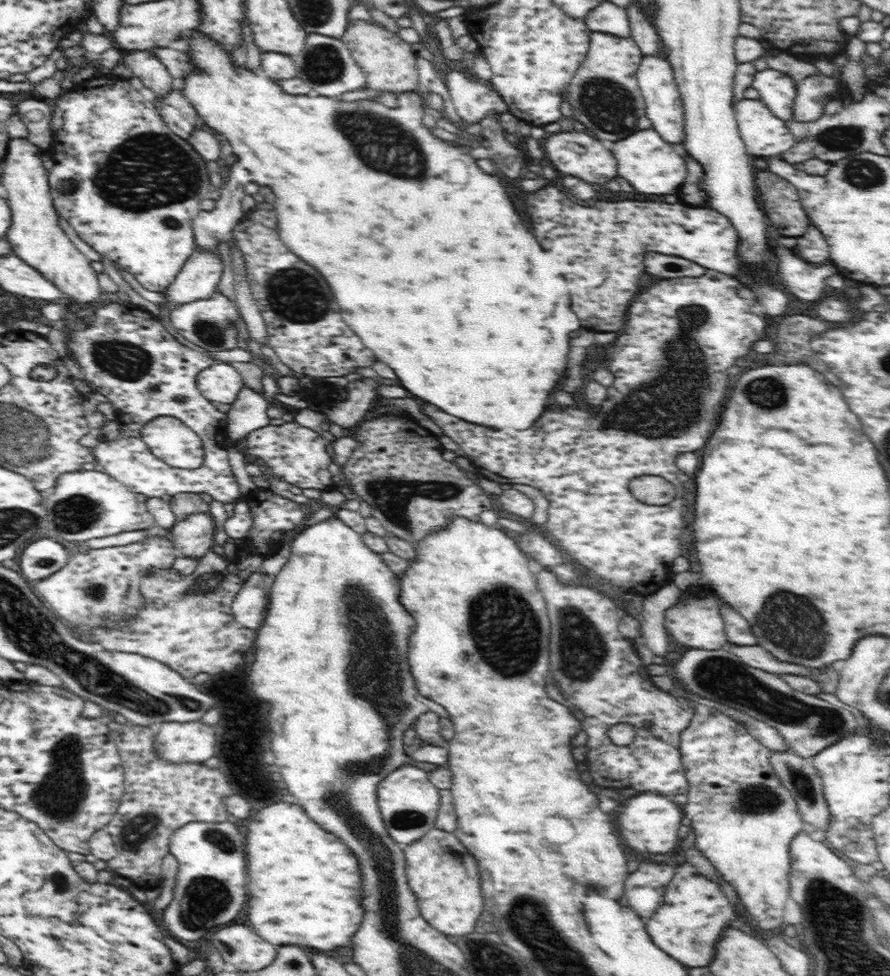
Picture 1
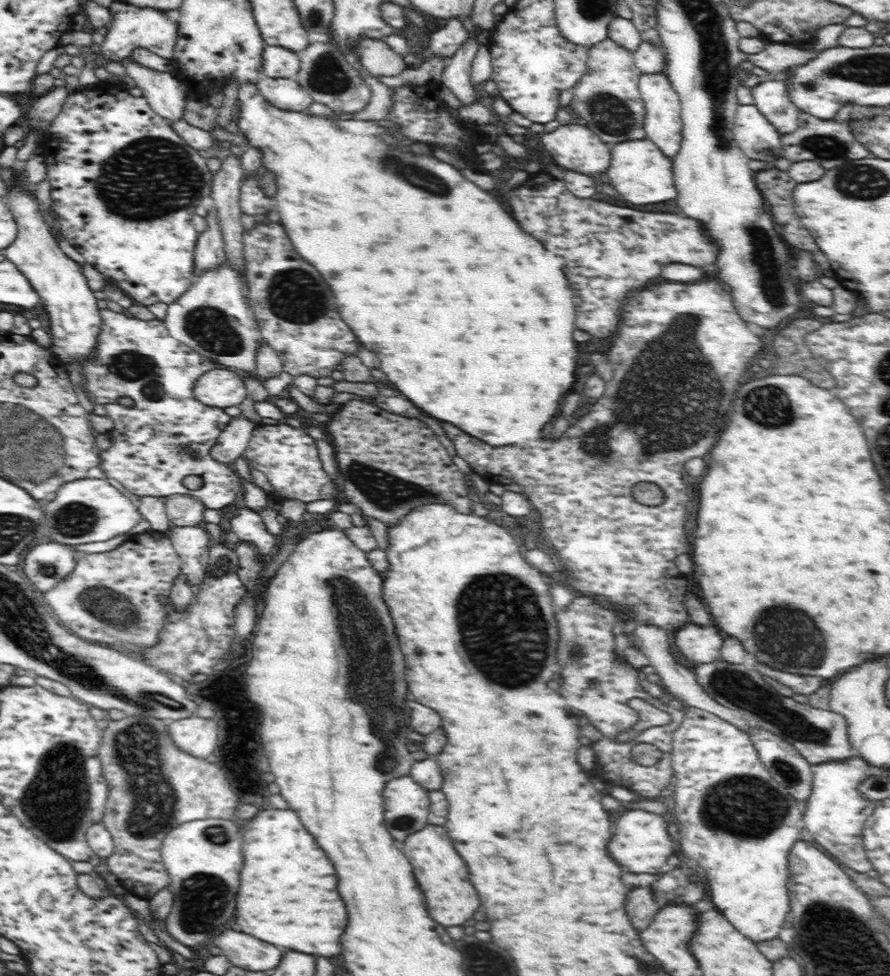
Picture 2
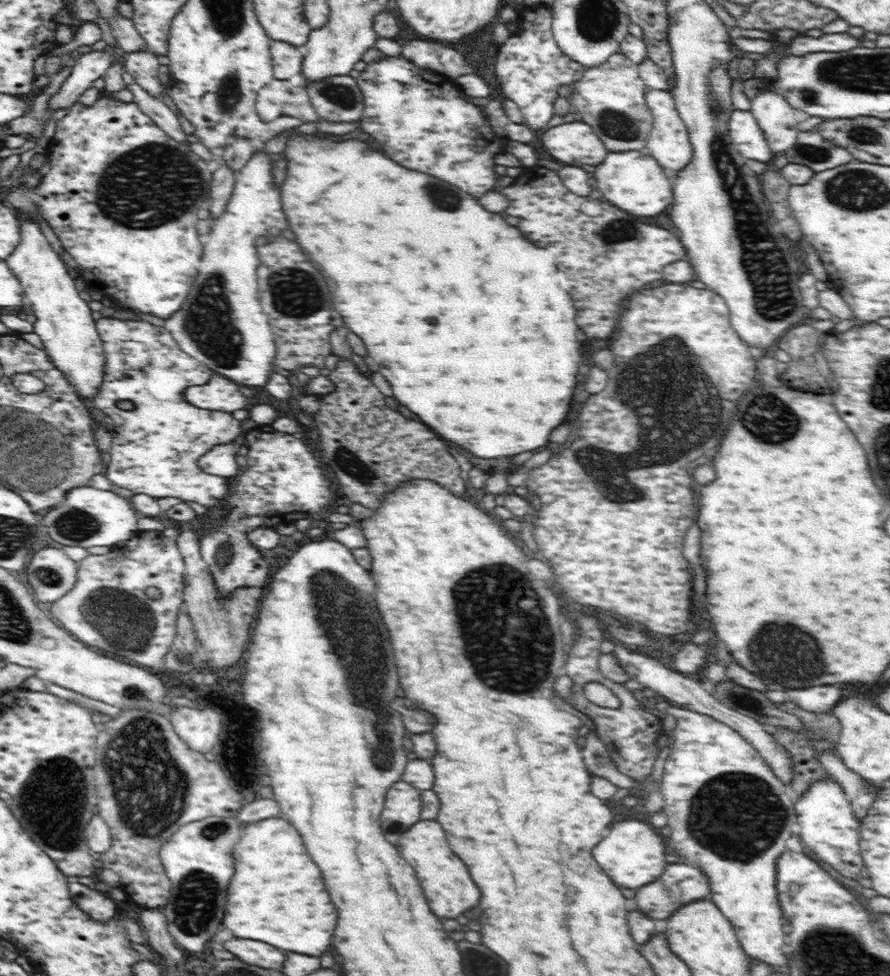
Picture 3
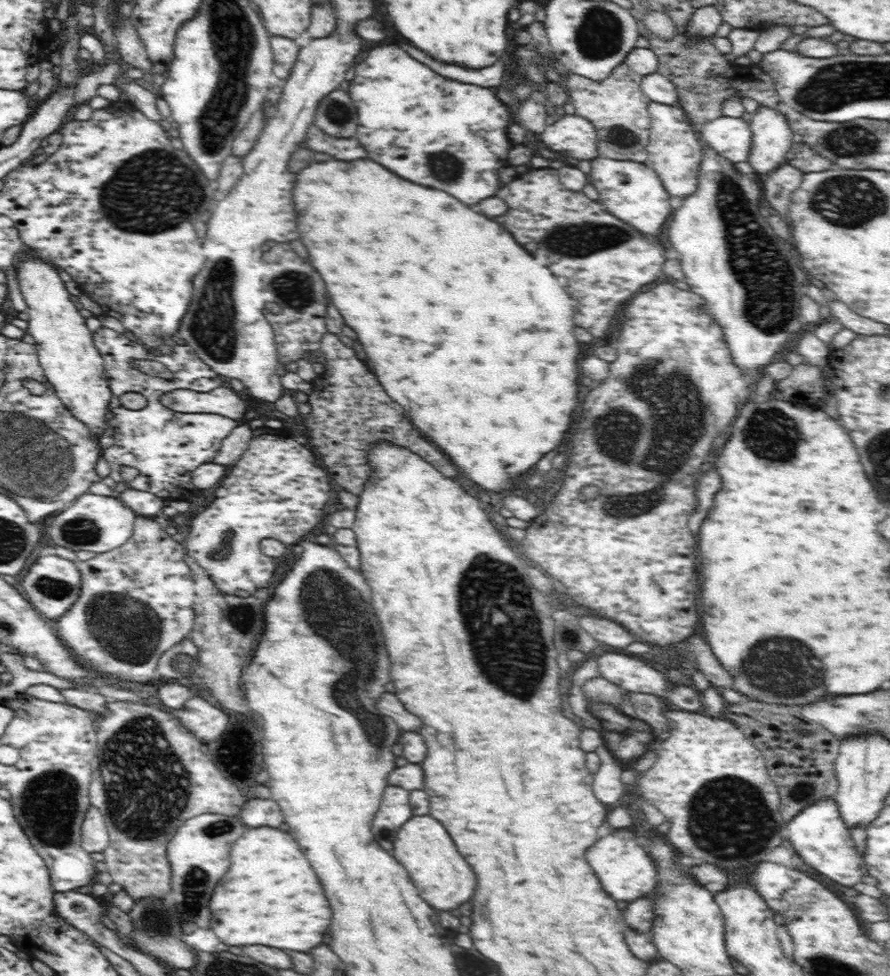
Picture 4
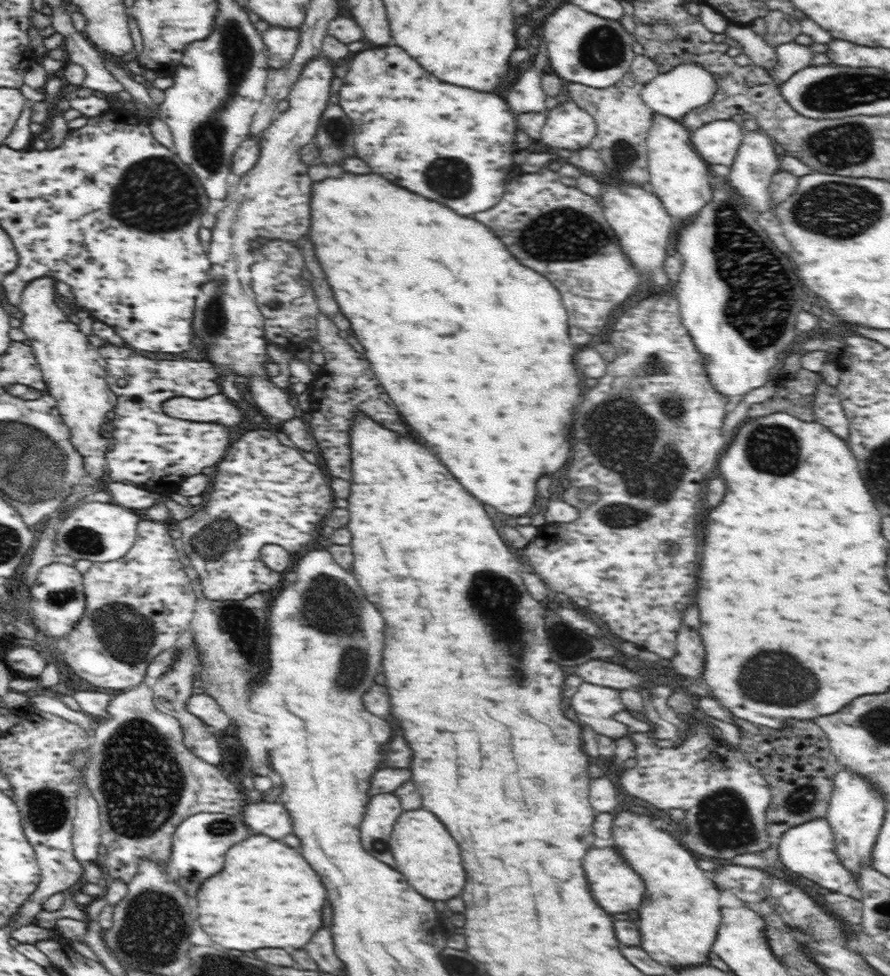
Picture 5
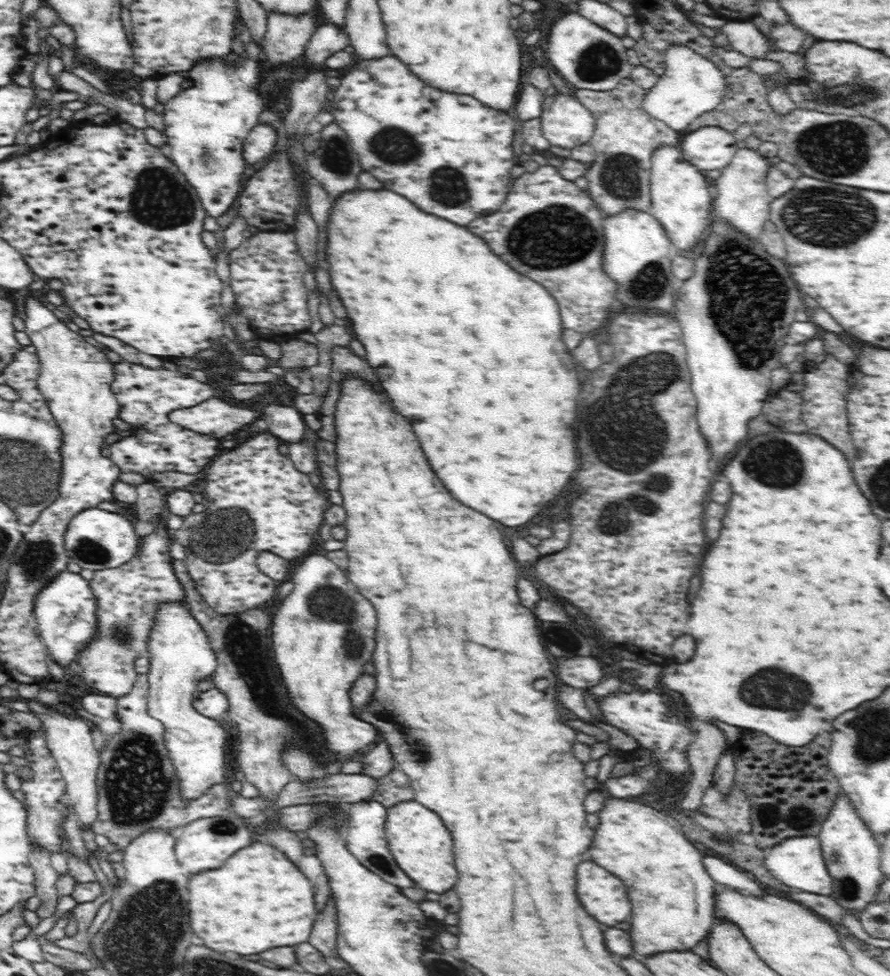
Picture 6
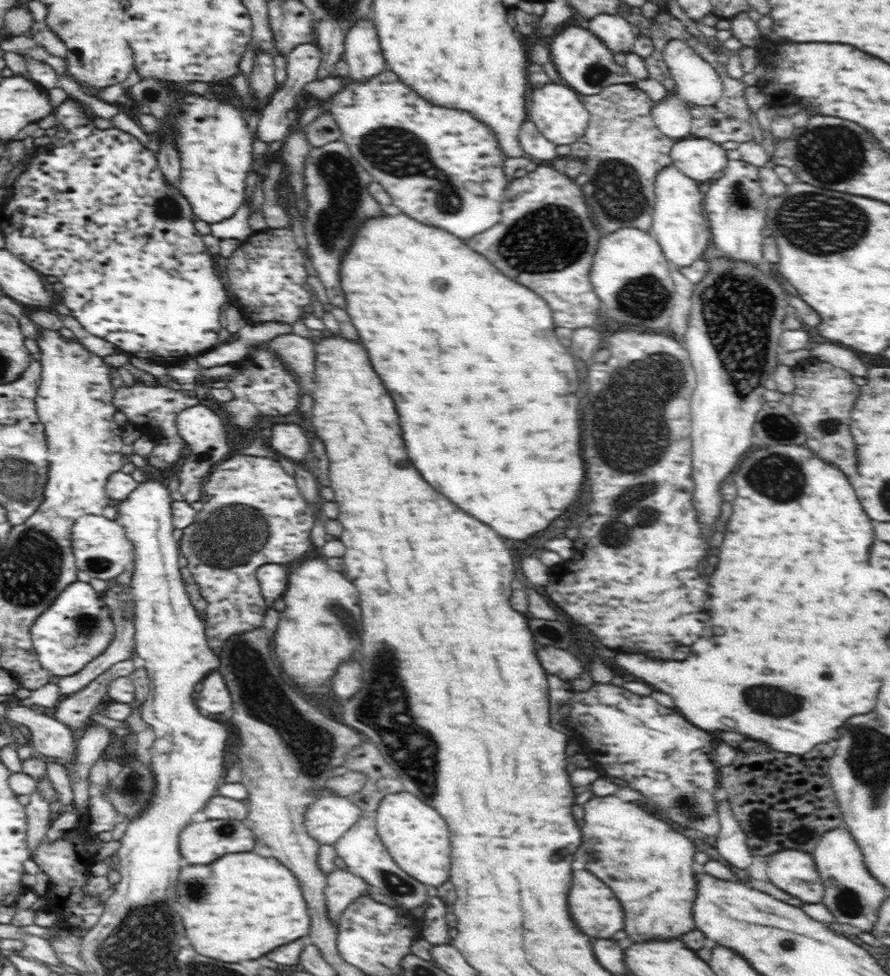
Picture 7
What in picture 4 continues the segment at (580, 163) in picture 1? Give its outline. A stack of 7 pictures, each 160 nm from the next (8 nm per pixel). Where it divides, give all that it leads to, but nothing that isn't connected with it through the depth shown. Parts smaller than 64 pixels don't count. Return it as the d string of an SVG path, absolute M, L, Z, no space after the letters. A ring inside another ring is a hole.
M560 113L557 121L540 133L540 140L556 152L570 152L572 158L592 160L600 155L596 132L589 120Z

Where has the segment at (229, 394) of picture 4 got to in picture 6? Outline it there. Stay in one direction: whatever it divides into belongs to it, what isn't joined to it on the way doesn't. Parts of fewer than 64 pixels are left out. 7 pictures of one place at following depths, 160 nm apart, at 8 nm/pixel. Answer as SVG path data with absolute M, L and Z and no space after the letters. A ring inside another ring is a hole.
M216 398L200 406L173 410L169 414L169 419L182 428L200 434L213 435L218 440L222 440L230 432L240 430L244 424L254 422L256 418L260 418L256 410L238 408Z

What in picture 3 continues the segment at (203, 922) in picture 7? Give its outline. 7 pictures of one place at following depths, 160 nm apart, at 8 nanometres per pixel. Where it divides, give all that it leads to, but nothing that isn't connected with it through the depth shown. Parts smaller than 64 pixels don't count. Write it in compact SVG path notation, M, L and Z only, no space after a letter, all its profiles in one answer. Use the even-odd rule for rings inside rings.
M266 818L245 823L242 838L234 846L236 872L226 900L224 926L238 938L252 938L280 950L322 956L330 950L338 912L324 892L324 882L306 846L288 820Z

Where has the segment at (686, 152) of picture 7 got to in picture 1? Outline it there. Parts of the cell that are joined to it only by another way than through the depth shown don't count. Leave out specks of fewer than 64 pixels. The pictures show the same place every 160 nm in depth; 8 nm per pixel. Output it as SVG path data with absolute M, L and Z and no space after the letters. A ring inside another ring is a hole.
M744 98L734 111L738 132L752 157L780 156L794 146L794 135L760 99Z

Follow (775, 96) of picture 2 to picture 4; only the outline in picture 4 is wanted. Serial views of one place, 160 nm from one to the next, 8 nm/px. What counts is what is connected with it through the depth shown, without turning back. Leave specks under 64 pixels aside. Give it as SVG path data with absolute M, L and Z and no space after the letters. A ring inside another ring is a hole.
M760 105L750 116L752 150L748 162L753 167L751 175L760 180L782 164L786 164L786 152L793 145L794 133L784 114L768 106Z

